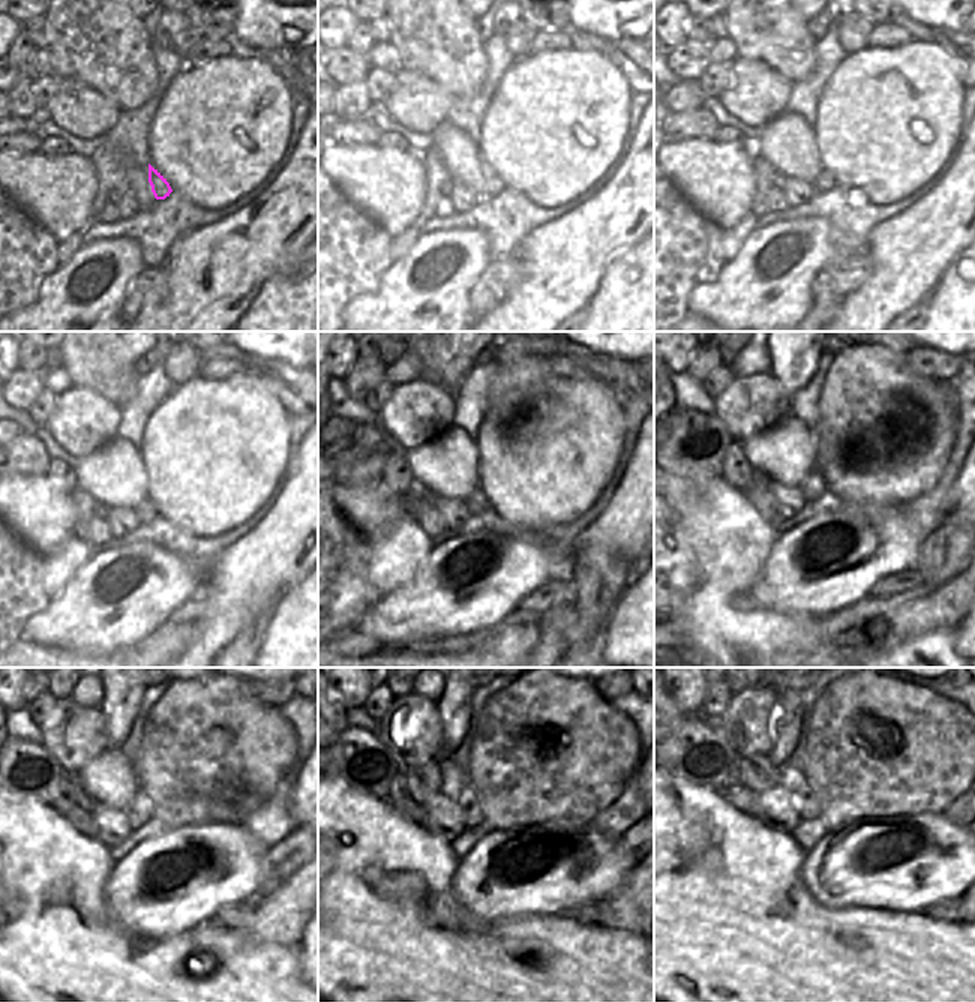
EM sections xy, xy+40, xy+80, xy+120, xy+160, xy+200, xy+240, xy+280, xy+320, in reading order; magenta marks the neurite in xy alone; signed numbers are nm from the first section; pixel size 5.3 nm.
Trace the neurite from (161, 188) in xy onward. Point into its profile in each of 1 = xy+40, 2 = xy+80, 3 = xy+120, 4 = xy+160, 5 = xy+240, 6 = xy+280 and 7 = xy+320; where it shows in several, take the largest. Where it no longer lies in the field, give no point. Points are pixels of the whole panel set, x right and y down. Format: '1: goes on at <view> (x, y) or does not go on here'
1: goes on at xy+40 (492, 185)
2: goes on at xy+80 (824, 182)
3: goes on at xy+120 (146, 512)
4: goes on at xy+160 (476, 503)
5: goes on at xy+240 (140, 809)
6: goes on at xy+280 (468, 803)
7: goes on at xy+320 (804, 800)

